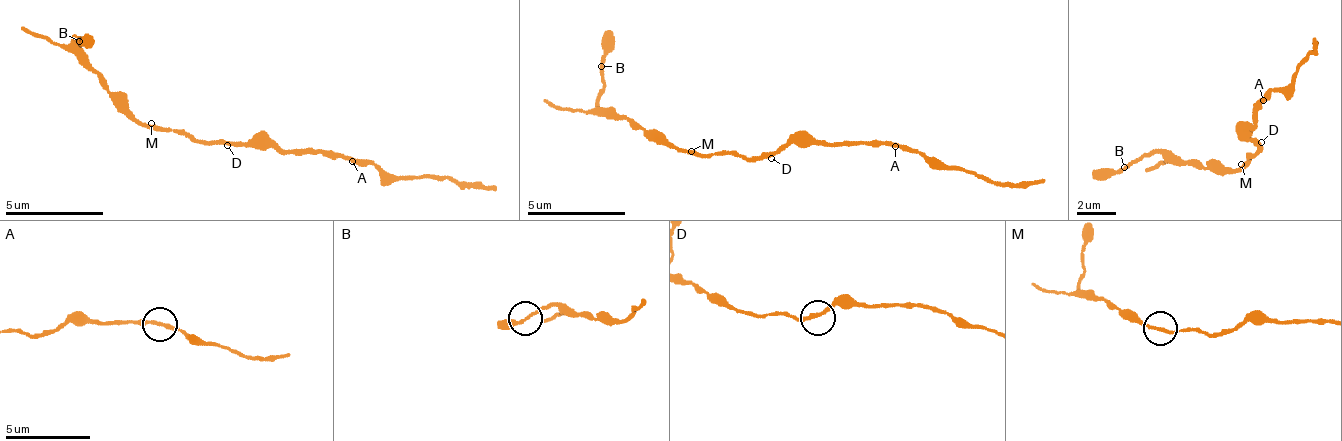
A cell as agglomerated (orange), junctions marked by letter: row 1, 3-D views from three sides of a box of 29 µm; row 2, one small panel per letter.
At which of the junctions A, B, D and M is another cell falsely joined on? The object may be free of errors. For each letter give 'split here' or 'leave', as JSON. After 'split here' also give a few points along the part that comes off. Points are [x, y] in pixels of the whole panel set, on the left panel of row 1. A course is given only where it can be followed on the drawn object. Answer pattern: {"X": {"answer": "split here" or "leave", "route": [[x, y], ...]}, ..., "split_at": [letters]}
{"A": {"answer": "split here", "route": [[351, 159], [401, 177], [467, 184], [497, 192]]}, "B": {"answer": "leave"}, "D": {"answer": "leave"}, "M": {"answer": "leave"}, "split_at": ["A"]}

